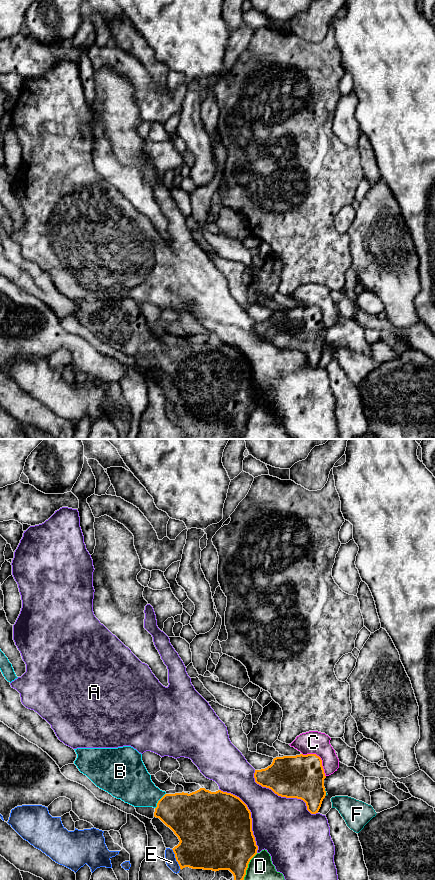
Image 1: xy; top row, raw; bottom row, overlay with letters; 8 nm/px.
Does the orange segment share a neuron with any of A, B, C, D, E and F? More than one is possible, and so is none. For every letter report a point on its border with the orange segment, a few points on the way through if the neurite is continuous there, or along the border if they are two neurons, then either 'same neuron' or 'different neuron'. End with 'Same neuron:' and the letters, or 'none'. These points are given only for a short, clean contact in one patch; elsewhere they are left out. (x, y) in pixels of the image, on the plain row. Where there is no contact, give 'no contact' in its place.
A: xy (283, 348) | different neuron
B: xy (158, 353) | across xy (185, 366), (158, 353), (139, 343), (132, 336) | same neuron
C: xy (320, 310) | different neuron
D: xy (247, 419) | different neuron
E: xy (176, 411) | along xy (171, 401), (181, 421) | different neuron
F: xy (325, 344) | different neuron
Same neuron: B

